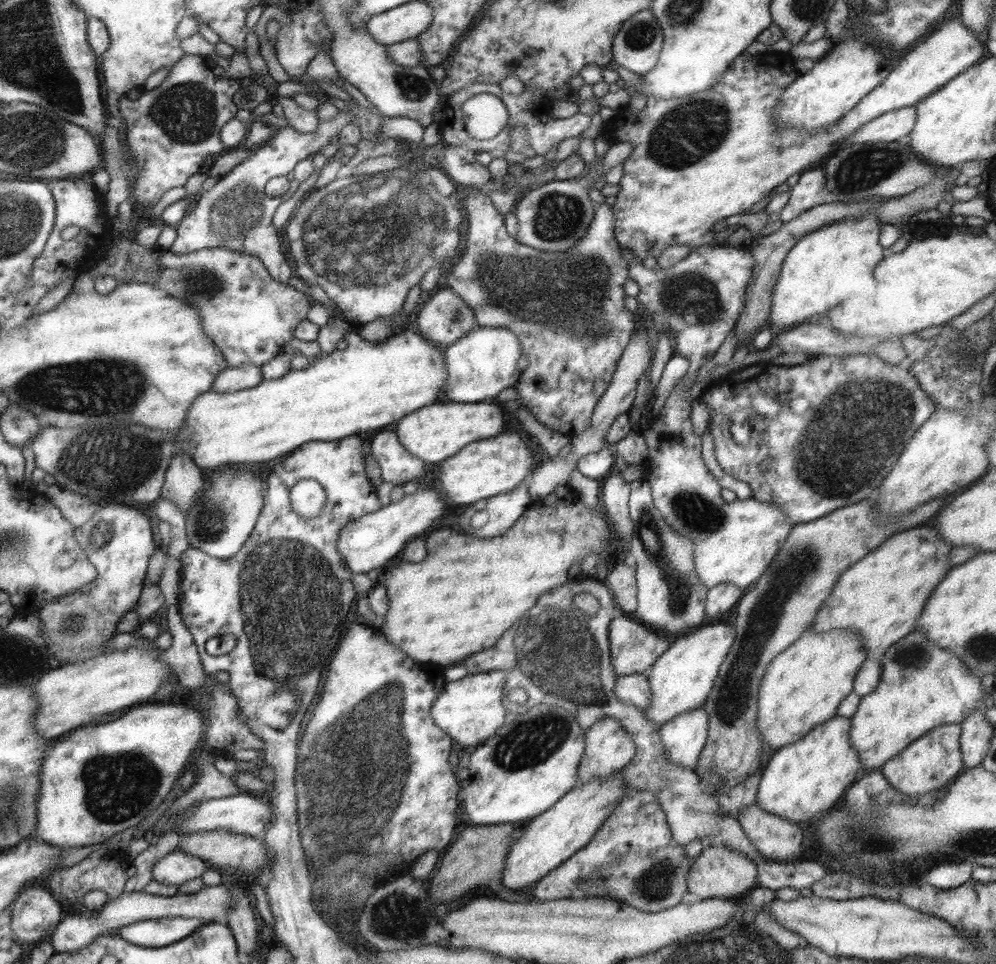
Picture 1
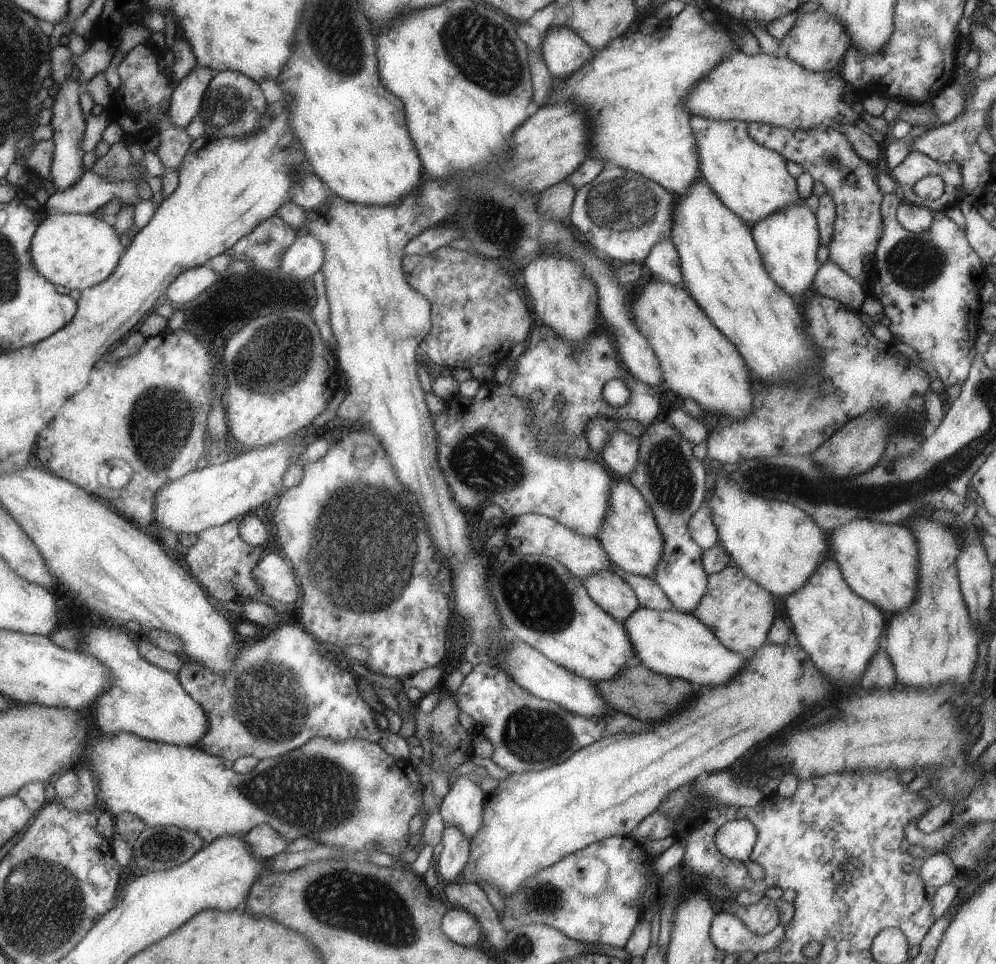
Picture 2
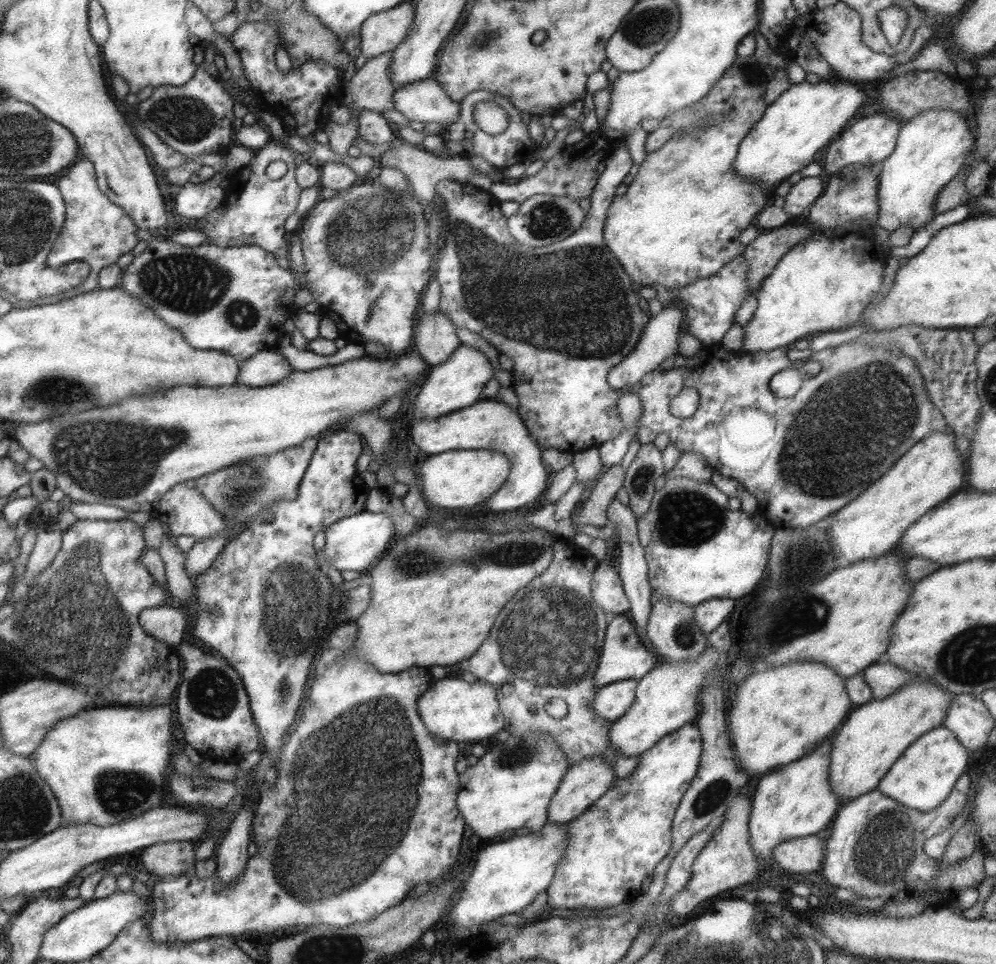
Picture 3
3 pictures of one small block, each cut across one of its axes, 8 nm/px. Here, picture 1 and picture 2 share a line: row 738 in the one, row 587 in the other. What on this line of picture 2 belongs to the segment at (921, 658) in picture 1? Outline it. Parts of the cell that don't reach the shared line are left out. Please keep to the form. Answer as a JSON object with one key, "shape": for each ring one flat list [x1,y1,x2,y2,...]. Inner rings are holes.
{"shape":[[853,519,834,528,827,534,827,540,829,556,838,564,843,580,857,596,891,615,904,611,912,603,918,583,918,550,914,536,905,525]]}

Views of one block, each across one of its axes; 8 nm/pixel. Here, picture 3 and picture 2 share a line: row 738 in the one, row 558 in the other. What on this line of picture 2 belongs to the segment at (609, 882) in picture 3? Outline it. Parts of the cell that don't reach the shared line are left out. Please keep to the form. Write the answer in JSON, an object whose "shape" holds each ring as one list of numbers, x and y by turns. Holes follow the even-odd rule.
{"shape":[[655,420,650,422,649,428,645,428,643,434,638,437,638,453,633,470,628,474,628,482,631,483,645,499,652,510,657,528,659,529,663,546,660,559,654,570,654,581,661,587,664,595,670,600,673,608,678,611,690,613,700,601,706,591,706,572,701,564,701,550,691,540,688,533,688,522,694,512,706,500,706,476,708,468,706,460,698,460,693,456,693,445,685,440,681,433,676,431,668,421]]}

